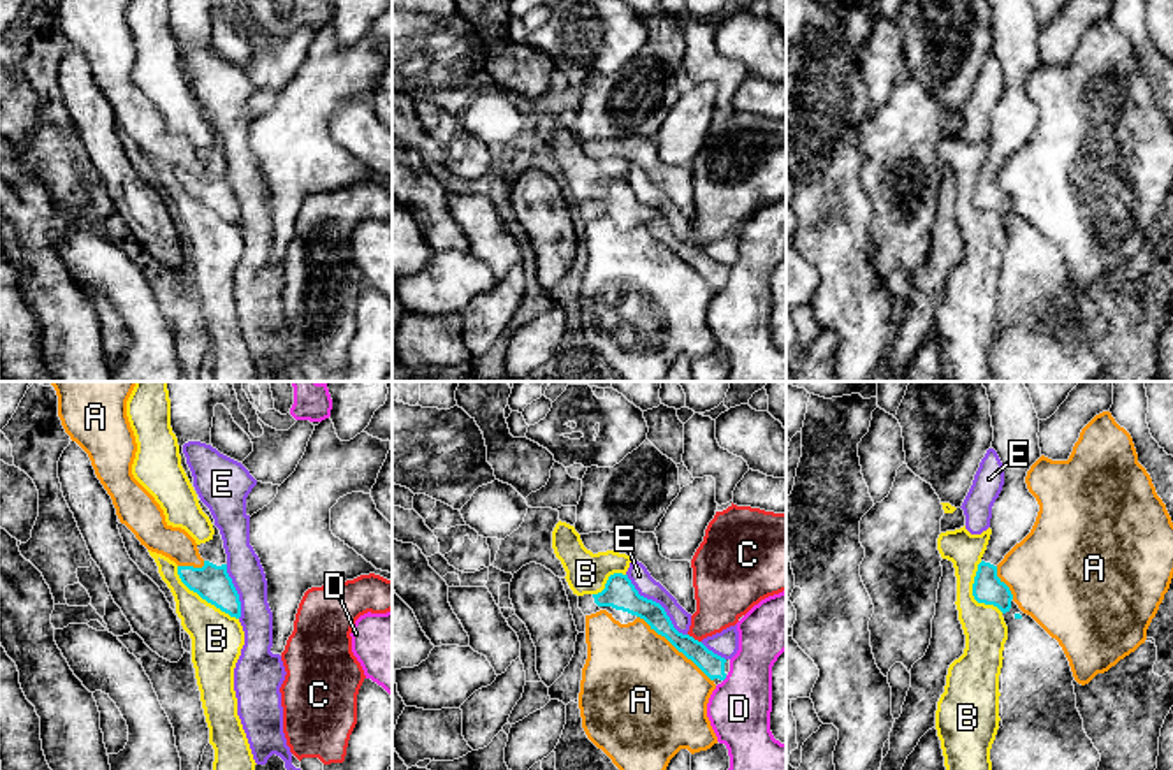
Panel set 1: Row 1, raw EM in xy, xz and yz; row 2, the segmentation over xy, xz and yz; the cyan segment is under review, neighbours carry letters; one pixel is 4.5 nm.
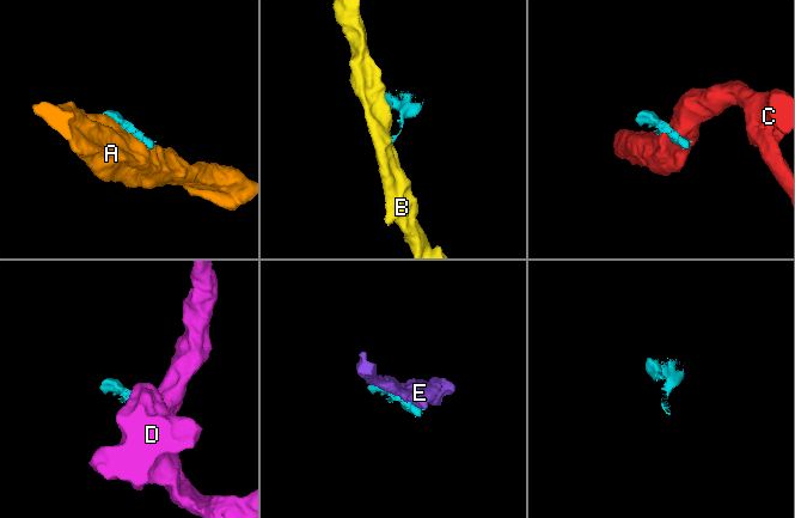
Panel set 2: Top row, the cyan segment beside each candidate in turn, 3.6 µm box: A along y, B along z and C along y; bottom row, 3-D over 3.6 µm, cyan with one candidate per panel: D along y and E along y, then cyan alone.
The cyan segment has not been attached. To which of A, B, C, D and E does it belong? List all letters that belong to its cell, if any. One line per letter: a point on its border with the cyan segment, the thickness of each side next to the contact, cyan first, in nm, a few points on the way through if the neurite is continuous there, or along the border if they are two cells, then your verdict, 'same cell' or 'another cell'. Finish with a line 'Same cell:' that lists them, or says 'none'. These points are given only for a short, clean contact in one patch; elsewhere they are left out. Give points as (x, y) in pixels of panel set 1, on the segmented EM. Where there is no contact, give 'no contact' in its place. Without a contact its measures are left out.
A: meets cyan in xz at (676, 647); 110 nm thick on the cyan side, 500 nm on the other; another cell
B: meets cyan in xy at (203, 598); 170 nm thick on the cyan side, 240 nm on the other; another cell
C: meets cyan in xz at (693, 639); 110 nm thick on the cyan side, 260 nm on the other; another cell
D: meets cyan in xz at (725, 677); 110 nm thick on the cyan side, 280 nm on the other; border along xz (727, 675), (723, 681); another cell
E: meets cyan in xz at (655, 602); 150 nm thick on the cyan side, 90 nm on the other; another cell
Same cell: none

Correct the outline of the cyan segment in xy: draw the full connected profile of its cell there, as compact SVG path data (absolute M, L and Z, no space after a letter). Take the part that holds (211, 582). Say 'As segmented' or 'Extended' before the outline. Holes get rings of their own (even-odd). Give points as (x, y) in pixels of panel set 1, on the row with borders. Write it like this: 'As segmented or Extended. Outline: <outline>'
Extended. Outline: M197 494L197 499L199 499L202 512L209 517L215 534L209 541L197 545L199 554L204 559L204 566L202 568L178 566L178 575L179 575L181 582L190 591L197 592L202 599L215 605L216 608L229 614L230 617L239 619L241 617L241 601L239 601L239 594L232 584L232 578L227 573L227 554L223 548L223 540L222 540L220 529L215 526L215 519L211 515L209 508L200 501L199 494Z

